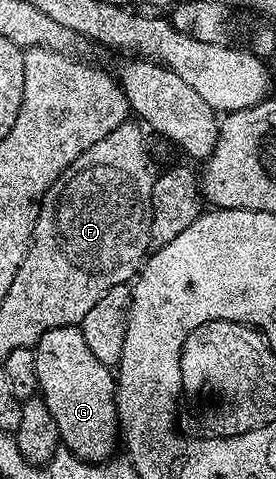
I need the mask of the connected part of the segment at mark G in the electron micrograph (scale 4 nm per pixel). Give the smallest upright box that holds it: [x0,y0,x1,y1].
[35,325,119,463]

